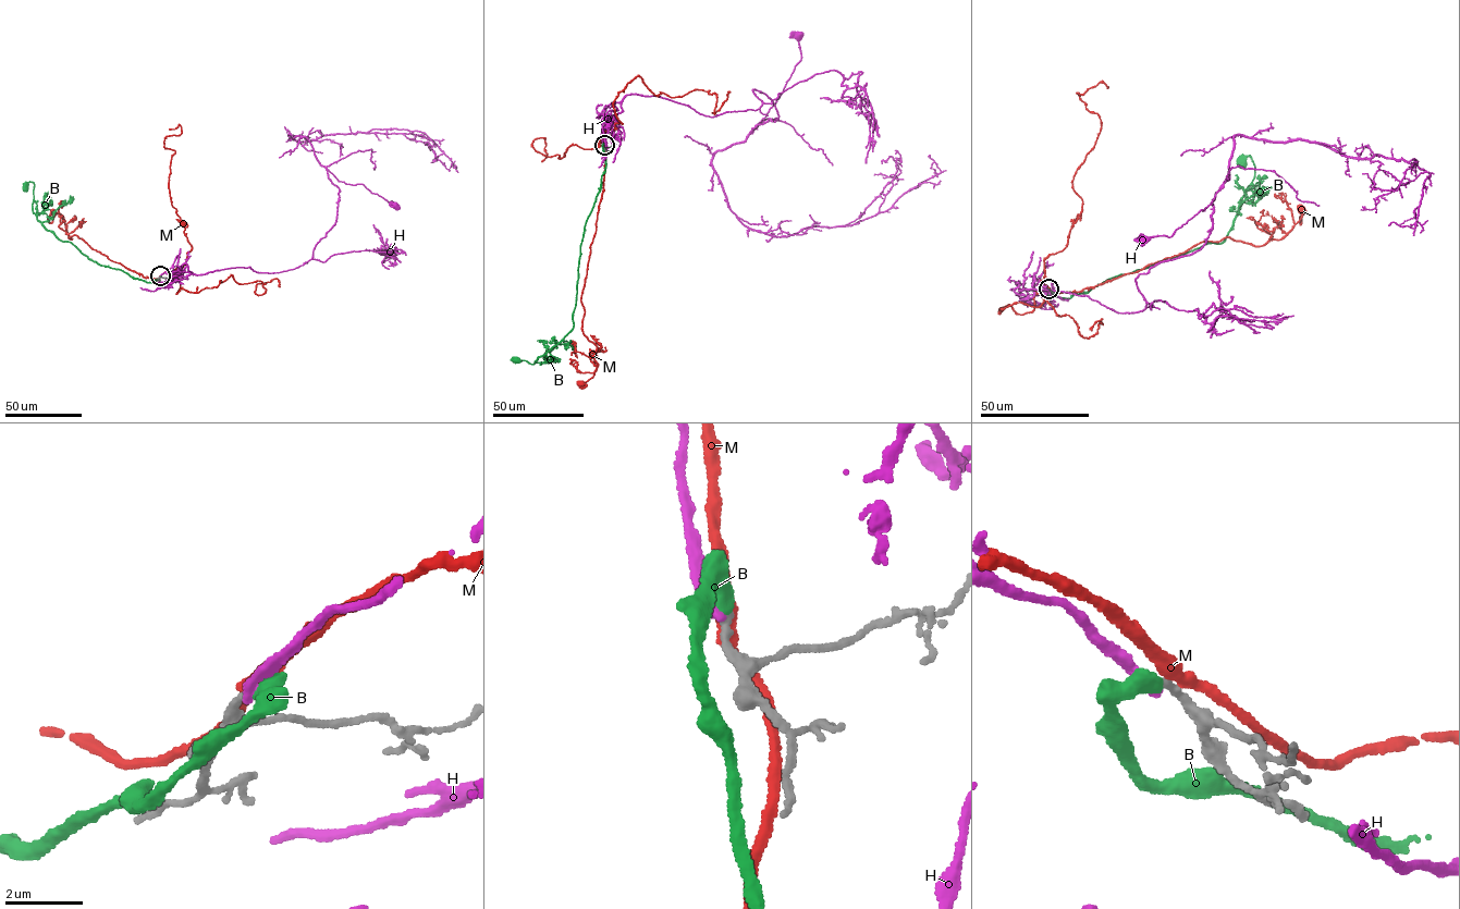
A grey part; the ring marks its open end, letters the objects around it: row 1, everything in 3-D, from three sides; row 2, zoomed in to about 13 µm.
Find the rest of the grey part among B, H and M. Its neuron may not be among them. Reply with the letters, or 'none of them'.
none of them

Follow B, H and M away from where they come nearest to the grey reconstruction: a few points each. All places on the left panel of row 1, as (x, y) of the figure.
B: (160, 275), (146, 282), (89, 259), (37, 219), (32, 206), (33, 182), (25, 187)
H: (160, 275), (186, 266), (201, 274), (304, 263), (335, 221), (340, 189), (327, 169), (395, 205)
M: (160, 275), (143, 277), (108, 259), (77, 235), (68, 237), (71, 240), (65, 234), (63, 216), (52, 211)

